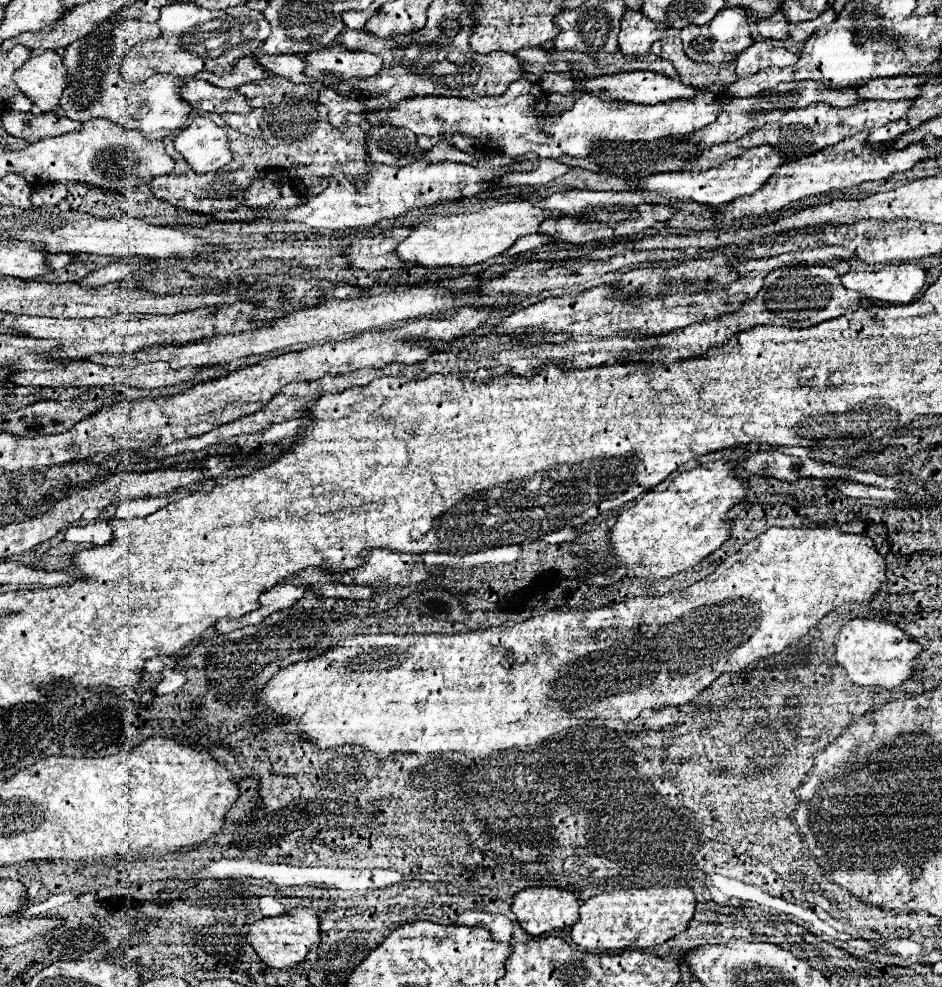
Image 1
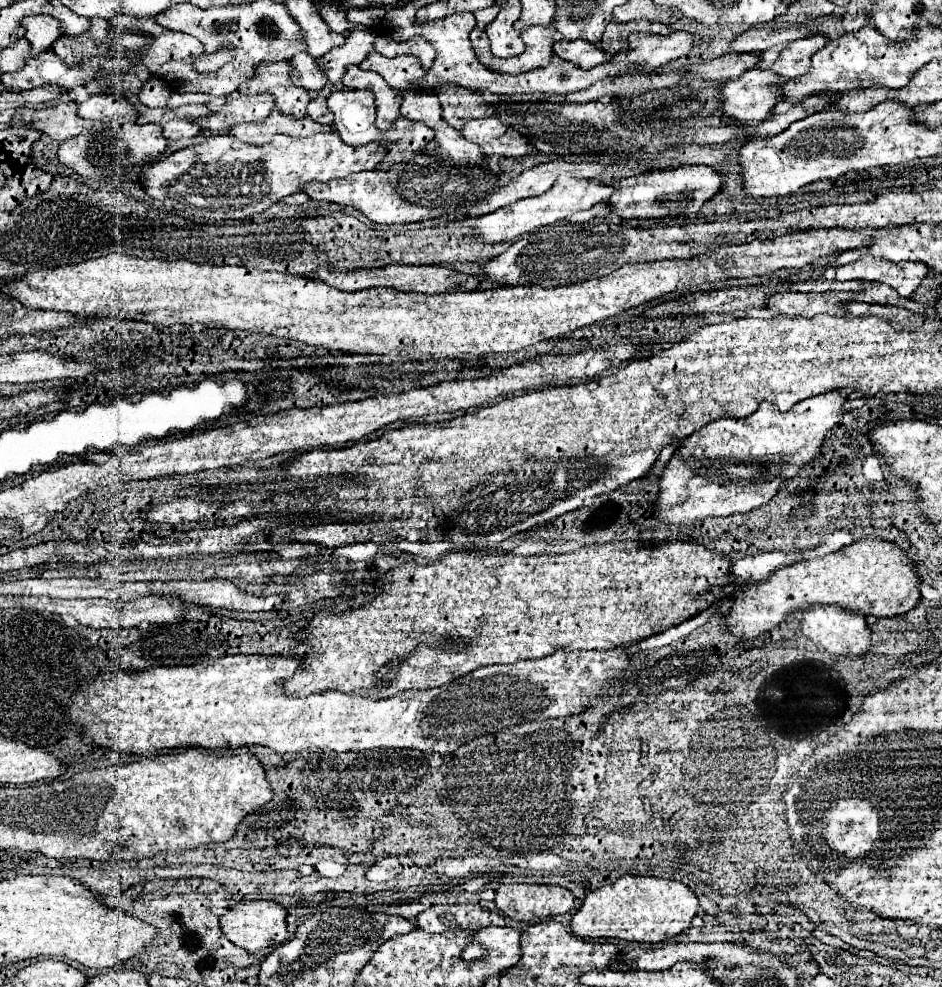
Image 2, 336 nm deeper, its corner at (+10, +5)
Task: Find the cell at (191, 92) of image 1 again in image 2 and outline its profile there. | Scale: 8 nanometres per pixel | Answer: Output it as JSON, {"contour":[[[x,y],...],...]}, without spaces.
{"contour":[[[234,94],[222,106],[220,112],[198,118],[196,124],[208,130],[224,130],[236,122],[262,122],[274,110],[274,96],[272,94],[256,94],[256,96],[242,96]]]}

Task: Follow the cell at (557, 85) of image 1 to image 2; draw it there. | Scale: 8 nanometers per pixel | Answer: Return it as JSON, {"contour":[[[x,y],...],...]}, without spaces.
{"contour":[[[558,40],[558,42],[554,42],[554,54],[562,60],[574,62],[582,70],[590,70],[590,68],[610,60],[610,54],[606,54],[604,50],[596,48],[594,44],[590,44],[586,40],[574,40],[574,42]]]}

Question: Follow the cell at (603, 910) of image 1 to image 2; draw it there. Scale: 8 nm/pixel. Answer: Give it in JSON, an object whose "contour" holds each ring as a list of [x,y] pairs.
{"contour":[[[620,876],[616,882],[606,884],[590,892],[578,912],[570,920],[572,934],[578,938],[618,938],[628,942],[666,942],[672,936],[684,932],[690,926],[690,920],[698,912],[696,894],[682,884],[680,880],[656,878],[656,876]]]}

